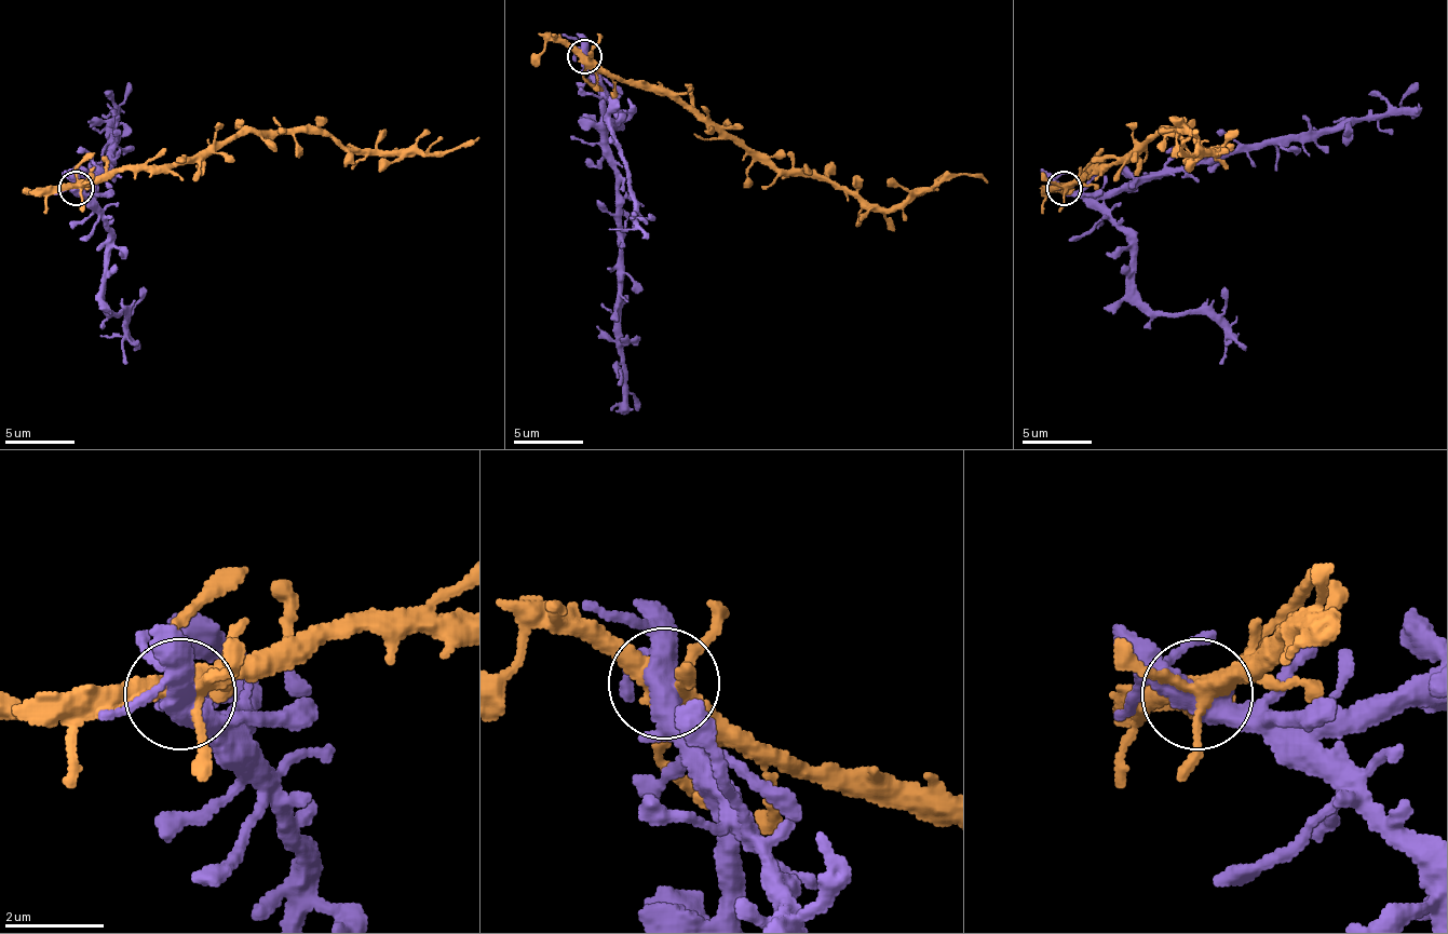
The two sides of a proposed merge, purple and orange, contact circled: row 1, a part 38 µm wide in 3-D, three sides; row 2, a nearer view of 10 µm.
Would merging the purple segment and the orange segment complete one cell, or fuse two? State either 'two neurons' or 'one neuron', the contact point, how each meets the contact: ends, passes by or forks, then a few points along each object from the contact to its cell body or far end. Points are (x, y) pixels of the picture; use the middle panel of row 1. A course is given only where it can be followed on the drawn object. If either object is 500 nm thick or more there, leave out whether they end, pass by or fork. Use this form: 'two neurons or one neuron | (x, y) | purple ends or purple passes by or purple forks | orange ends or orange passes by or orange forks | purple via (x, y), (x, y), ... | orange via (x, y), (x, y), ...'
one neuron | (584, 56) | purple forks | orange forks | purple via (583, 55), (597, 90), (600, 127), (614, 179), (622, 377), (639, 411) | orange via (583, 55), (625, 80), (674, 90), (781, 170), (829, 176), (881, 207), (905, 207), (964, 173), (988, 184)

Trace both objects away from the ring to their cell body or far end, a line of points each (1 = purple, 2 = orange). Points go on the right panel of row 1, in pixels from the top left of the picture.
1: (1063, 187), (1097, 193), (1135, 190), (1187, 166), (1267, 145), (1315, 141), (1356, 121), (1384, 118), (1419, 83)
2: (1063, 187), (1087, 170), (1125, 159), (1160, 132), (1183, 132), (1215, 152), (1187, 152), (1180, 145), (1191, 138)

